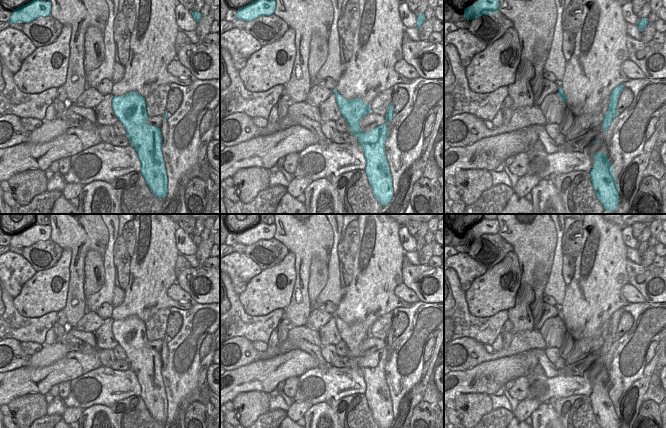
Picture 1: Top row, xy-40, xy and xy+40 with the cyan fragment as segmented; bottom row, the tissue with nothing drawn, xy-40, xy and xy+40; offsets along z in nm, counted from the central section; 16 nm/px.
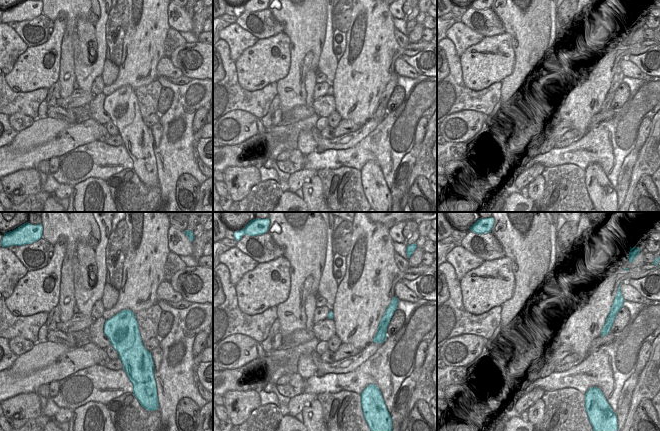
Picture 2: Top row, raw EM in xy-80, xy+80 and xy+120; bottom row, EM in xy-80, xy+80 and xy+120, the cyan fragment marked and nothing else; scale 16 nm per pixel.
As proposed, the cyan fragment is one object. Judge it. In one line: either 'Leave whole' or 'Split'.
Split

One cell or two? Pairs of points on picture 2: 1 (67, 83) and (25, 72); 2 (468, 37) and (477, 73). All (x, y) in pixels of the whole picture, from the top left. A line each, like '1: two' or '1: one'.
1: two
2: two

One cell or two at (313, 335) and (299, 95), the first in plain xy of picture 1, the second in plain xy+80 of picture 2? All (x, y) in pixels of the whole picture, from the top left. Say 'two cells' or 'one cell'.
two cells

